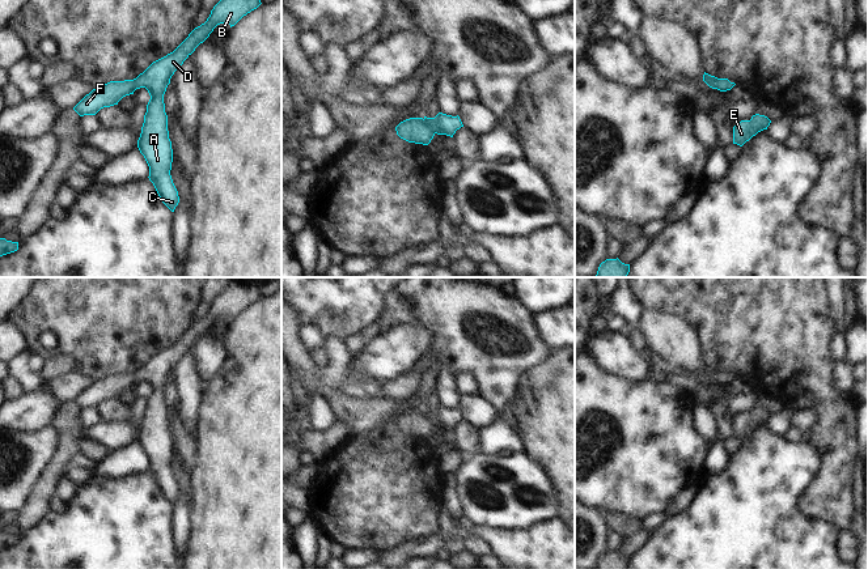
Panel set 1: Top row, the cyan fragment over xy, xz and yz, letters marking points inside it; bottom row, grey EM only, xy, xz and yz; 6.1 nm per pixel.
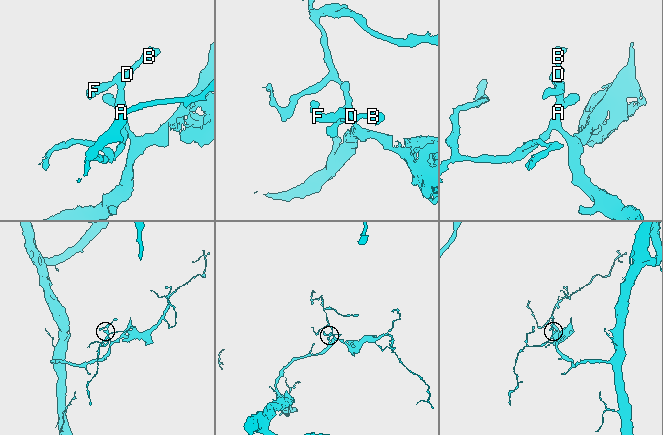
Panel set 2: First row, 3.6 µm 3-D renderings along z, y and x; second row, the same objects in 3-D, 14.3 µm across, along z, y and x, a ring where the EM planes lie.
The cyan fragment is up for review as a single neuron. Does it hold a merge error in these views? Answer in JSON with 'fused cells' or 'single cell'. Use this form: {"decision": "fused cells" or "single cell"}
{"decision": "single cell"}

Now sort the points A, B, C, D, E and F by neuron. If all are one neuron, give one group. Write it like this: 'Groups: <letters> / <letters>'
Groups: A B C D E F.

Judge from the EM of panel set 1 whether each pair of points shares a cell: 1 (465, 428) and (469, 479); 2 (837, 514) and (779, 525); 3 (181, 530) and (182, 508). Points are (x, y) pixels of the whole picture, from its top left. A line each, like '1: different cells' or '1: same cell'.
1: different cells
2: different cells
3: same cell

